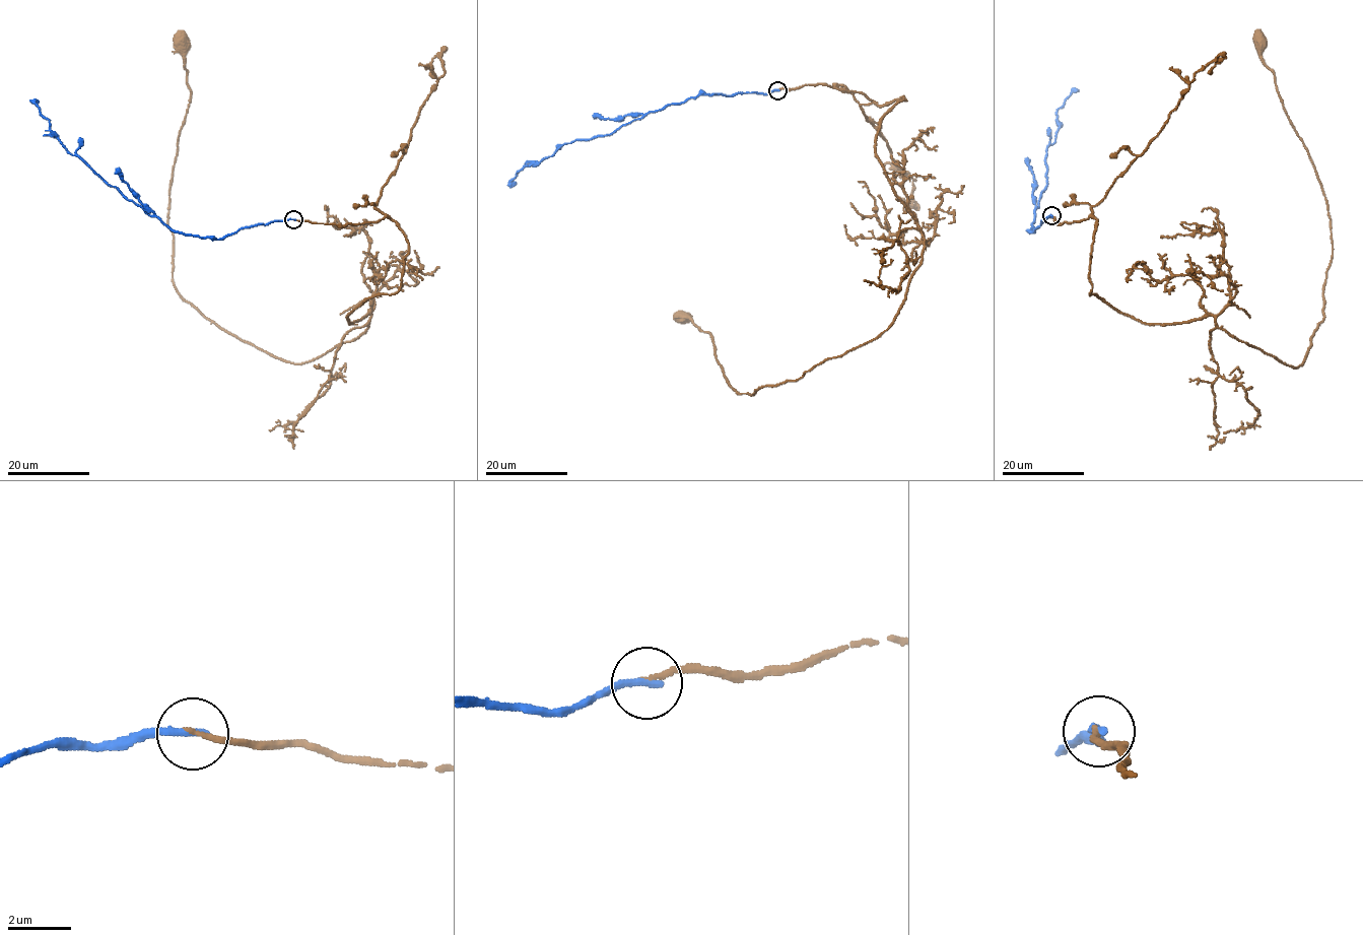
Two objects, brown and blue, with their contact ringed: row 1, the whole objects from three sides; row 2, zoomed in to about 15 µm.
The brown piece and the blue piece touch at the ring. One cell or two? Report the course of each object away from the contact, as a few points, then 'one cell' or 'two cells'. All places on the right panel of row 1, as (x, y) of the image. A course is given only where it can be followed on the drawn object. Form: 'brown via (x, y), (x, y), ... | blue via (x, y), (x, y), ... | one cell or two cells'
brown via (1050, 215), (1097, 222), (1090, 294), (1146, 323), (1213, 317), (1300, 365), (1323, 319), (1332, 234), (1259, 41) | blue via (1051, 215), (1033, 232), (1030, 230), (1047, 184), (1046, 150), (1055, 140), (1058, 110), (1078, 90) | two cells

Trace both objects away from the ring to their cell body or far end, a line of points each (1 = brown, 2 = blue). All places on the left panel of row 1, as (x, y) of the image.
1: (293, 219), (389, 217), (408, 243), (400, 288), (346, 317), (366, 330), (300, 363), (173, 281), (181, 42)
2: (293, 219), (242, 227), (219, 240), (175, 232), (68, 151), (31, 101)

